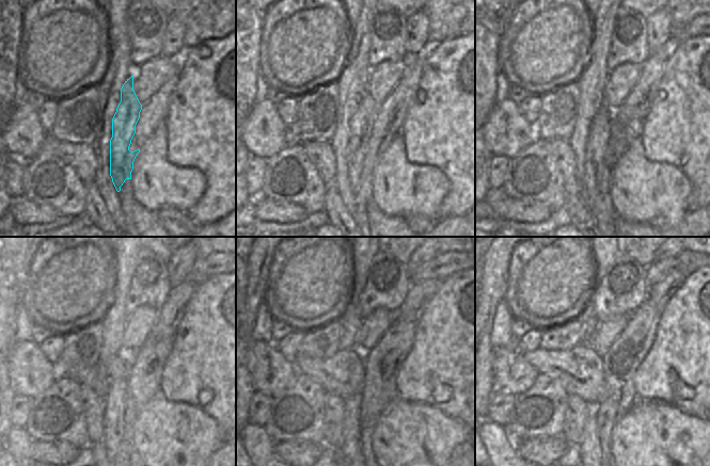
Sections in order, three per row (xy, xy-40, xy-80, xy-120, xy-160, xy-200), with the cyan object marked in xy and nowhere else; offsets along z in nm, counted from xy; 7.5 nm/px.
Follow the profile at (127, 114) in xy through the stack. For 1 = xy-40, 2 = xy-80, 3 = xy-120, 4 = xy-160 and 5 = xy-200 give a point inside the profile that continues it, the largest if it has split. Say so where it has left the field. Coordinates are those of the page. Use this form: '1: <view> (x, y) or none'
1: xy-40 (360, 161)
2: xy-80 (599, 162)
3: xy-120 (113, 424)
4: xy-160 (349, 449)
5: xy-200 (589, 448)

